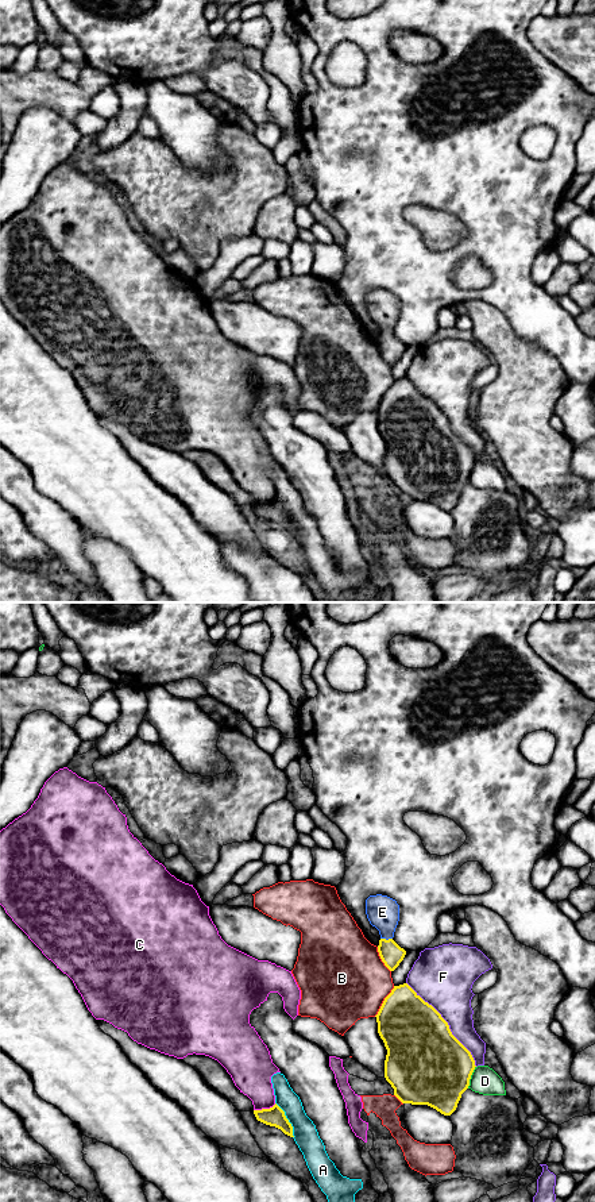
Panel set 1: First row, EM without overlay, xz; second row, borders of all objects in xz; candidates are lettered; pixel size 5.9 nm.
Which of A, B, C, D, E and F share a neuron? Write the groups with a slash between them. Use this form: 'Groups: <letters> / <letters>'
Groups: A / B / C / D / E / F

